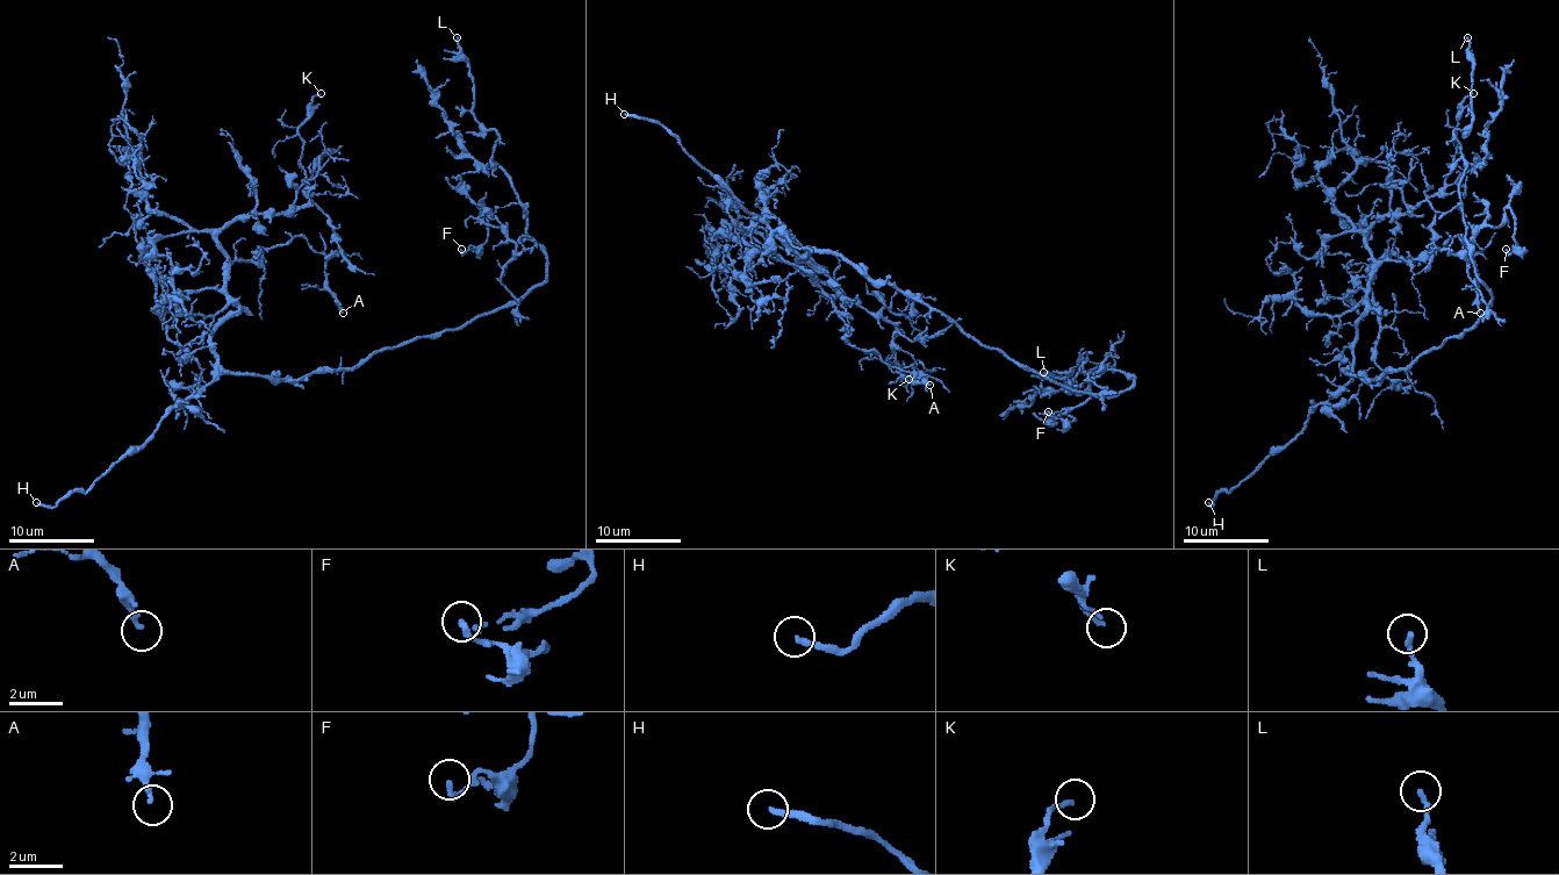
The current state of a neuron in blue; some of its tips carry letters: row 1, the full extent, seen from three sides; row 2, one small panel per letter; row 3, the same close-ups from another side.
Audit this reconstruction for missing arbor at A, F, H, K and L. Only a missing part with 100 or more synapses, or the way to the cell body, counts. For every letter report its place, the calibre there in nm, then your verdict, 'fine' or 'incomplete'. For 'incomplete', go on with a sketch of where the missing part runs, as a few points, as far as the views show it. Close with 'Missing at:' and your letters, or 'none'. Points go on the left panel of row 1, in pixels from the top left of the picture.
A: at (343, 313); 200 nm thick; fine
F: at (461, 249); 240 nm thick; fine
H: at (36, 502); 200 nm thick; incomplete
K: at (321, 93); 160 nm thick; fine
L: at (457, 37); 200 nm thick; fine
Missing at: H

